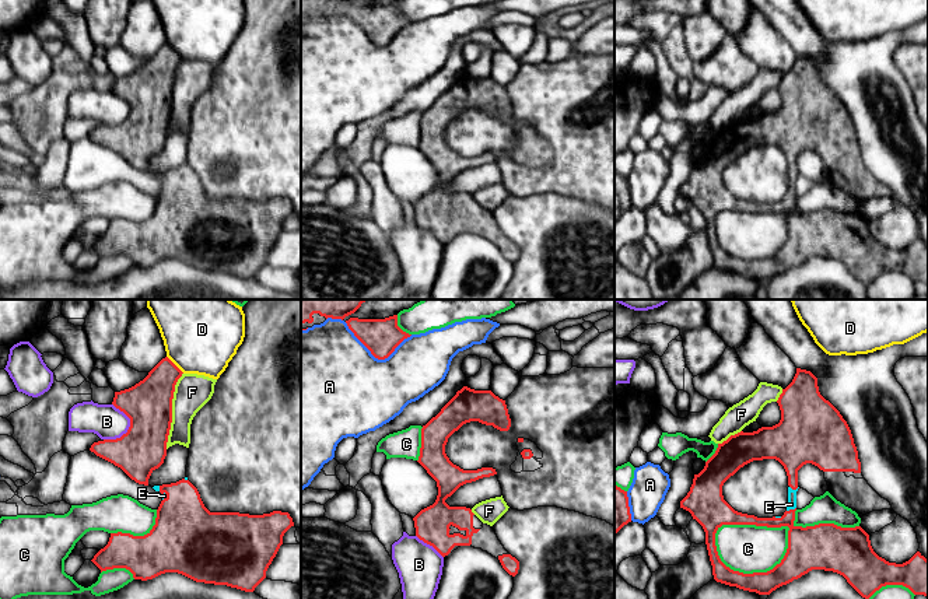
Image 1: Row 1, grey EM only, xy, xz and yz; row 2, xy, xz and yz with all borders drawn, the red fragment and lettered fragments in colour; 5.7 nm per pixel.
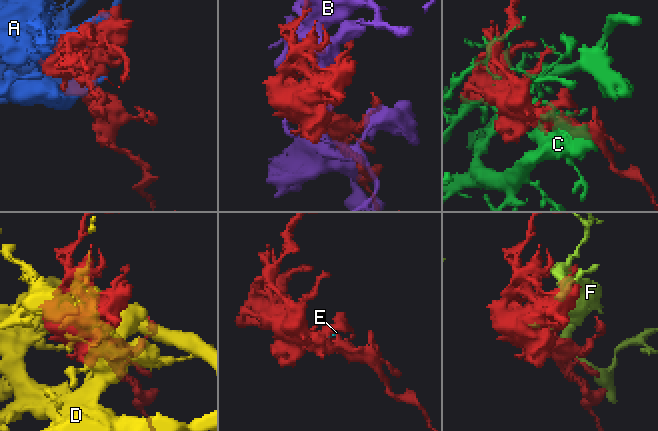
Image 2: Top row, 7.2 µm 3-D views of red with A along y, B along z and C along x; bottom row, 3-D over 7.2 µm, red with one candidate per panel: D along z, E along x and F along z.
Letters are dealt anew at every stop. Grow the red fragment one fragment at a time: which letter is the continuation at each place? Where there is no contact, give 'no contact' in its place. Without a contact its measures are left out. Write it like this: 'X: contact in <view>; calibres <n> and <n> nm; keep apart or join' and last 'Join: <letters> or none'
A: contact in xz; calibres 200 and 480 nm; keep apart
B: contact in xy; calibres 280 and 190 nm; keep apart
C: contact in yz; calibres 220 and 280 nm; keep apart
D: contact in xy; calibres 260 and 360 nm; keep apart
E: contact in yz; calibres 260 and 50 nm; join
F: contact in xy; calibres 280 and 200 nm; keep apart
Join: E

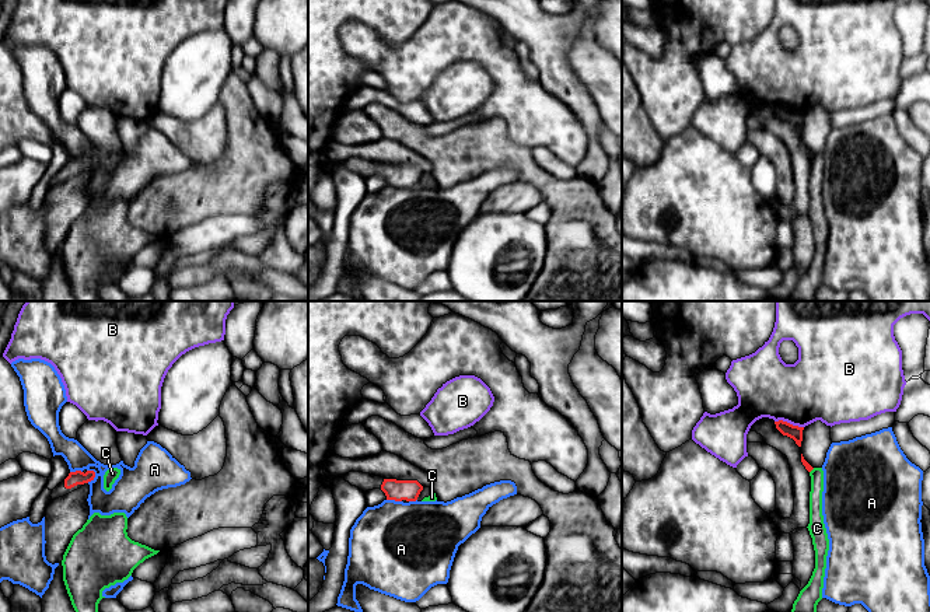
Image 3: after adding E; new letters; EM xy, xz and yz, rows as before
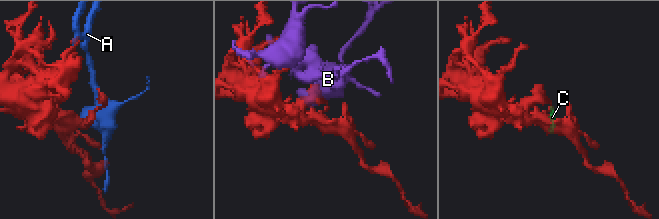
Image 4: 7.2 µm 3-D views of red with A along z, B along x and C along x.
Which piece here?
A: contact in xy; calibres 80 and 200 nm; keep apart
B: contact in yz; calibres 80 and 360 nm; keep apart
C: contact in yz; calibres 40 and 80 nm; keep apart
Join: none

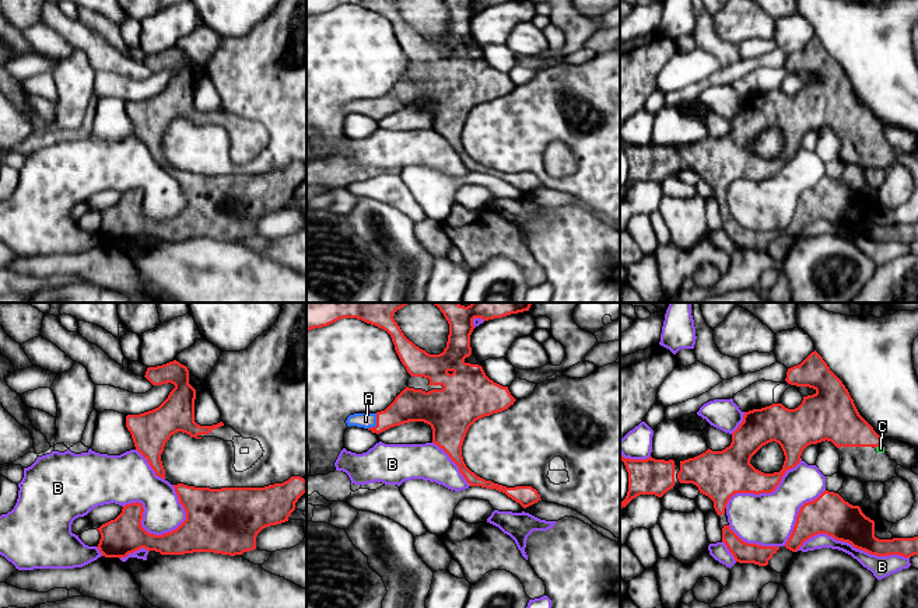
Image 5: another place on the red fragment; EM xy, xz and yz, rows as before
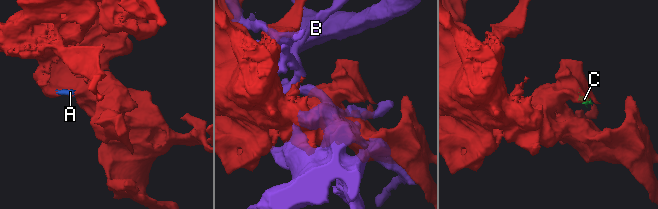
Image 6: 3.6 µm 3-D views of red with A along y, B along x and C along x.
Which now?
A: contact in xz; calibres 190 and 90 nm; join
B: contact in xy; calibres 220 and 220 nm; keep apart
C: contact in yz; calibres 240 and 50 nm; join
Join: A, C

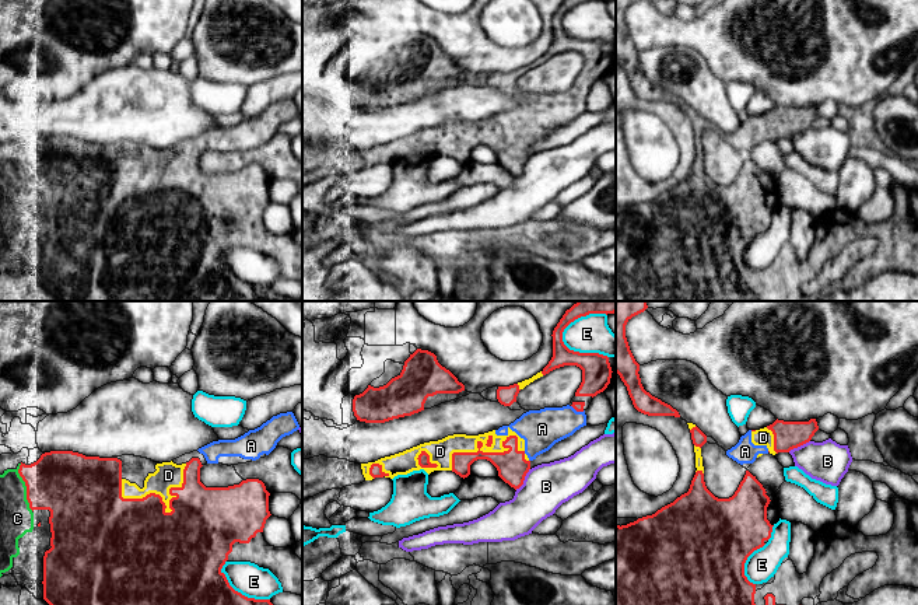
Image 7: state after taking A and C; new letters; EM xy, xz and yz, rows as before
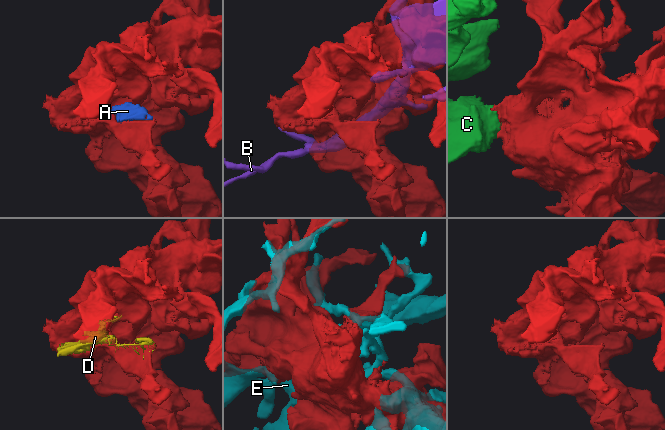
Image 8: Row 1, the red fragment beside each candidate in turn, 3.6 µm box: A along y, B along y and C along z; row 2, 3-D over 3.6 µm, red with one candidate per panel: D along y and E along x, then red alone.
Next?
A: contact in xz; calibres 60 and 220 nm; join
B: contact in xz; calibres 170 and 260 nm; keep apart
C: contact in xy; calibres 380 and 190 nm; join
D: contact in xz; calibres 170 and 110 nm; join
E: contact in xz; calibres 170 and 220 nm; keep apart
Join: A, C, D

